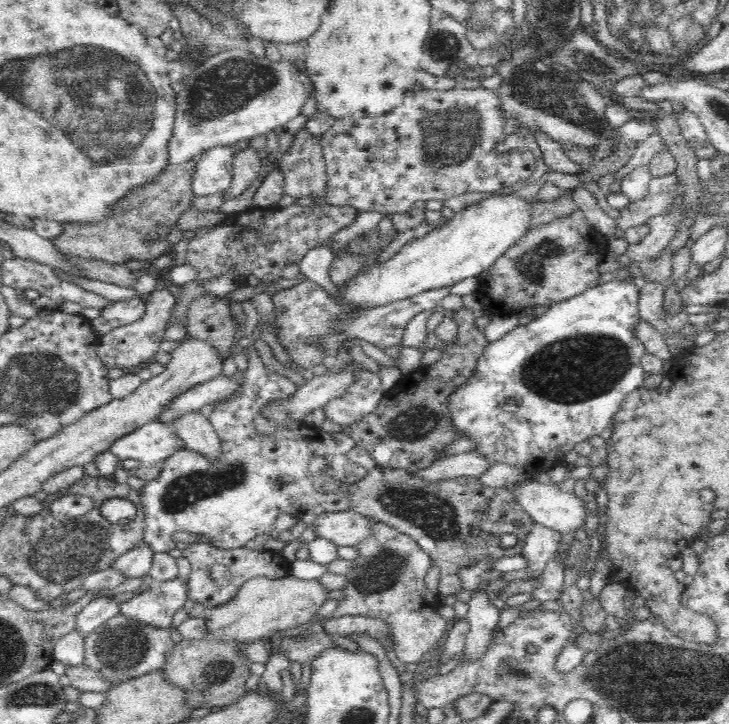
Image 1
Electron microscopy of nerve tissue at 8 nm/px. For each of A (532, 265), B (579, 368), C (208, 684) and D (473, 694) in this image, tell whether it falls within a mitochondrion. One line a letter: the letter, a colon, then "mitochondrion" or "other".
A: mitochondrion
B: mitochondrion
C: mitochondrion
D: other

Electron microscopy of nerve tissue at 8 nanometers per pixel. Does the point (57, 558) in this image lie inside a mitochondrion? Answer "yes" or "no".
yes

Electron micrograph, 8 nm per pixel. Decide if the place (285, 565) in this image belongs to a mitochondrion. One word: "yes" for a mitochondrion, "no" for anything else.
no

